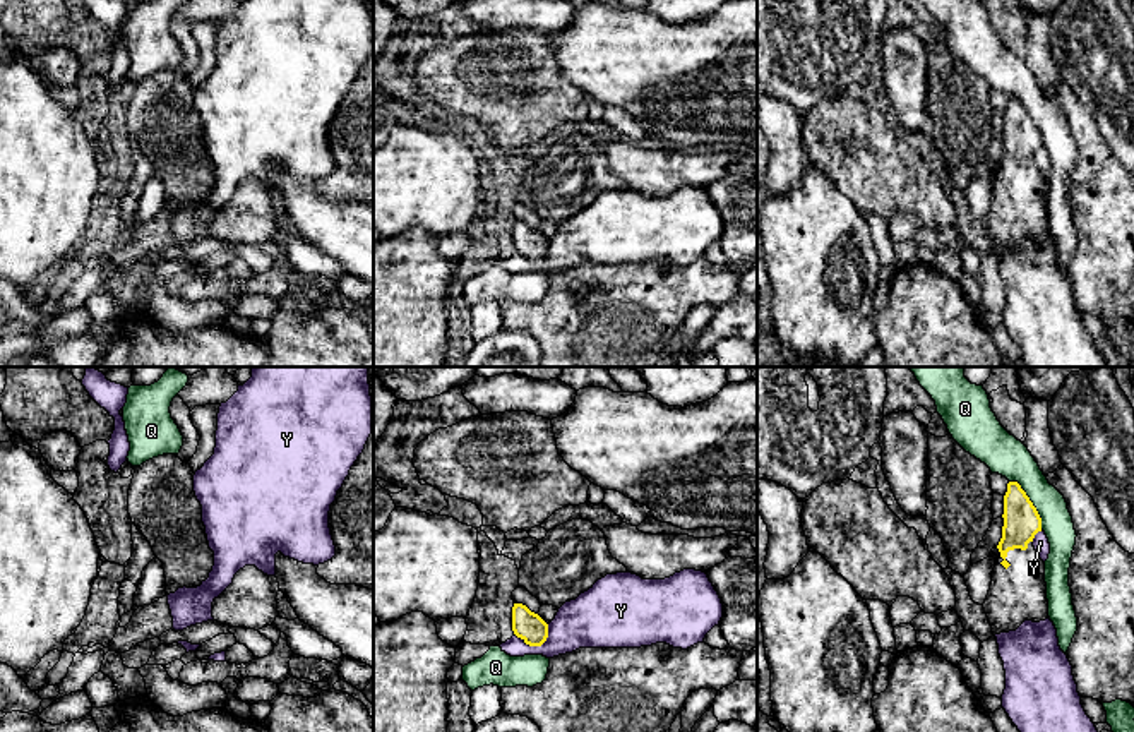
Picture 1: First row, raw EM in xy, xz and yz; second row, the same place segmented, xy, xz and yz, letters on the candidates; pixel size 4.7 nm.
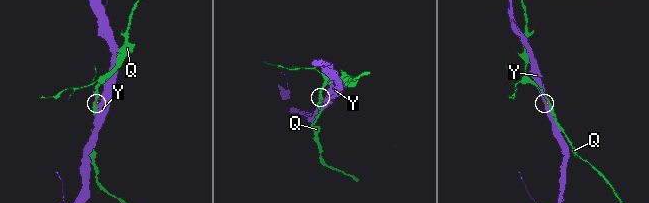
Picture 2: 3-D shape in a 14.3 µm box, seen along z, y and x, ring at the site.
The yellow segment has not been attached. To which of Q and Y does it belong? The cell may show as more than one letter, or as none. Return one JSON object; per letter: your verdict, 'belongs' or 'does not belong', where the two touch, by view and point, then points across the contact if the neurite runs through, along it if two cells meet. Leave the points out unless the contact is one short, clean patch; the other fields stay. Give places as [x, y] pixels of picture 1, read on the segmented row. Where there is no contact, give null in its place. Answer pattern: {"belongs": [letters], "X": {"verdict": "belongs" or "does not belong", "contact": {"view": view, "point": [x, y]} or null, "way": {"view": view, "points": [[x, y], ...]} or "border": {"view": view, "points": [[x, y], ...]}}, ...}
{"belongs": [], "Q": {"verdict": "does not belong", "contact": {"view": "yz", "point": [1032, 503]}, "border": {"view": "yz", "points": [[1009, 480], [1014, 480], [1025, 492], [1040, 518], [1042, 528]]}}, "Y": {"verdict": "does not belong", "contact": {"view": "xz", "point": [537, 645]}}}

